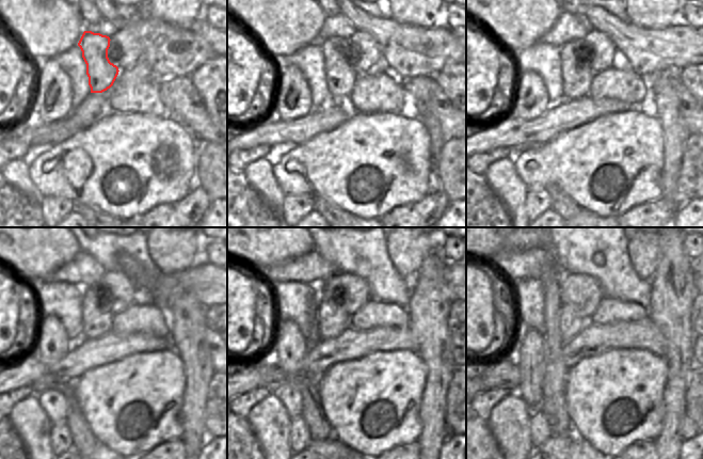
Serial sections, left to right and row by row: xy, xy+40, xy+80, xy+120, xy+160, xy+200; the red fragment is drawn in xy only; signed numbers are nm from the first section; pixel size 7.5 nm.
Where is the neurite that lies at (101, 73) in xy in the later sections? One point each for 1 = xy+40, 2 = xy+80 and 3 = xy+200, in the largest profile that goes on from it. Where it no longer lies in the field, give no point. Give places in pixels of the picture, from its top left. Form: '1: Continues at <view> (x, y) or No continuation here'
1: Continues at xy+40 (340, 76)
2: Continues at xy+80 (575, 59)
3: Continues at xy+200 (569, 323)

